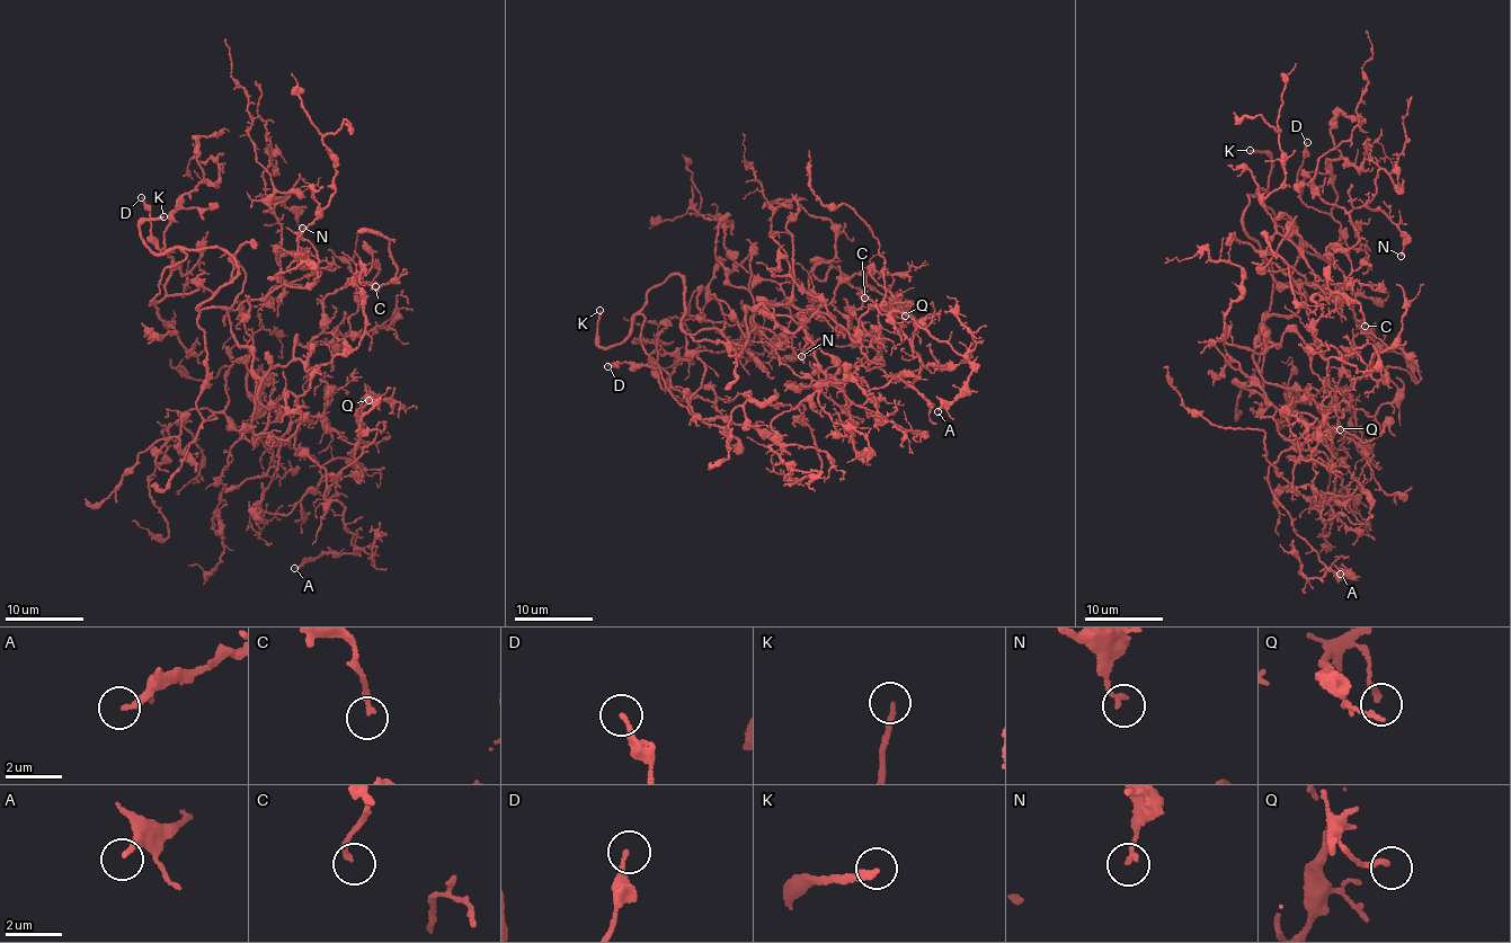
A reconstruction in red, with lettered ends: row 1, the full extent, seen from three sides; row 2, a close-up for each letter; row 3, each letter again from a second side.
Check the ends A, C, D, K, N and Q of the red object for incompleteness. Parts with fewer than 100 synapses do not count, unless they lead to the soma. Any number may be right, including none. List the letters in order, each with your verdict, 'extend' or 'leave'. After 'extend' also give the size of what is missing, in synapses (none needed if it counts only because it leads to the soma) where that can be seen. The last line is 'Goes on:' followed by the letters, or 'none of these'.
A: leave
C: leave
D: leave
K: extend
N: leave
Q: leave
Goes on: K

